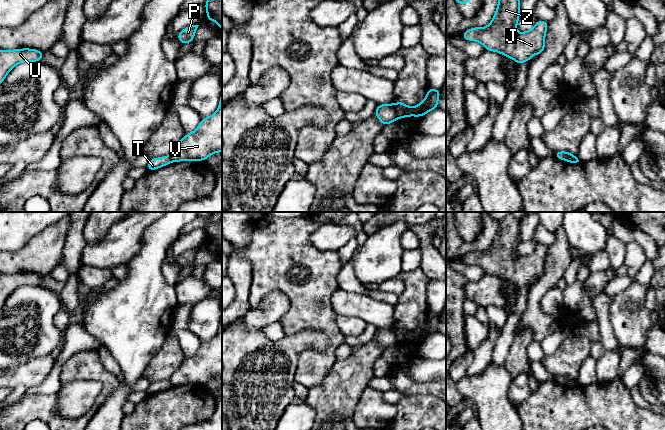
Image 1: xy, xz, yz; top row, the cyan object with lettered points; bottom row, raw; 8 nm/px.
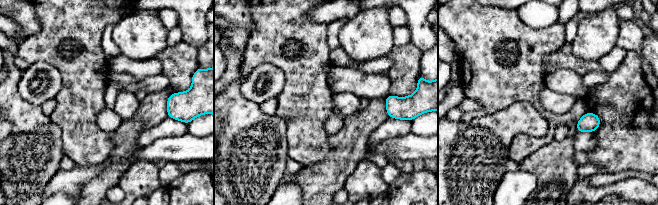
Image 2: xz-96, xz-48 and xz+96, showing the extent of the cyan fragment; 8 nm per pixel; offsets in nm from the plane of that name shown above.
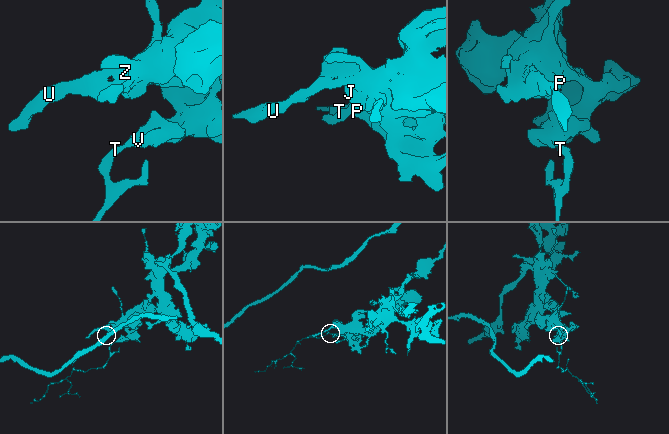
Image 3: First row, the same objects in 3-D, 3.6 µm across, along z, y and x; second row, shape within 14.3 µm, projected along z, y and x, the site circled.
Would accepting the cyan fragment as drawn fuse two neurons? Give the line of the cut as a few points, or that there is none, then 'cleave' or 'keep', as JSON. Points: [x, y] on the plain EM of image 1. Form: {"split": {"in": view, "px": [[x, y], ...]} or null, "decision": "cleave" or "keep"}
{"split": {"in": "xz", "px": [[392, 330], [398, 341]]}, "decision": "cleave"}

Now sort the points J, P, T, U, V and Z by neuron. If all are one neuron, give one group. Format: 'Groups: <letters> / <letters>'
Groups: J P U V Z / T

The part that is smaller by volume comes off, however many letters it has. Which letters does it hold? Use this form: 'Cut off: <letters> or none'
Cut off: T

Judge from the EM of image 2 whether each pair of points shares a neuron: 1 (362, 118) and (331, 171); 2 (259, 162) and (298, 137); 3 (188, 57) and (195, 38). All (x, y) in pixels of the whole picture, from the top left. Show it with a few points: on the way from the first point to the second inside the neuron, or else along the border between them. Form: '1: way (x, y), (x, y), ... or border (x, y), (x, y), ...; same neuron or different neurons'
1: way (355, 131), (343, 158); same neuron
2: border (286, 121), (288, 156); different neurons
3: border (182, 41), (197, 48); different neurons

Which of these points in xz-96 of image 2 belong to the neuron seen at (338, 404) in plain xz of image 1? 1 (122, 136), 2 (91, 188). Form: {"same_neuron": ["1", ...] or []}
{"same_neuron": ["1", "2"]}

